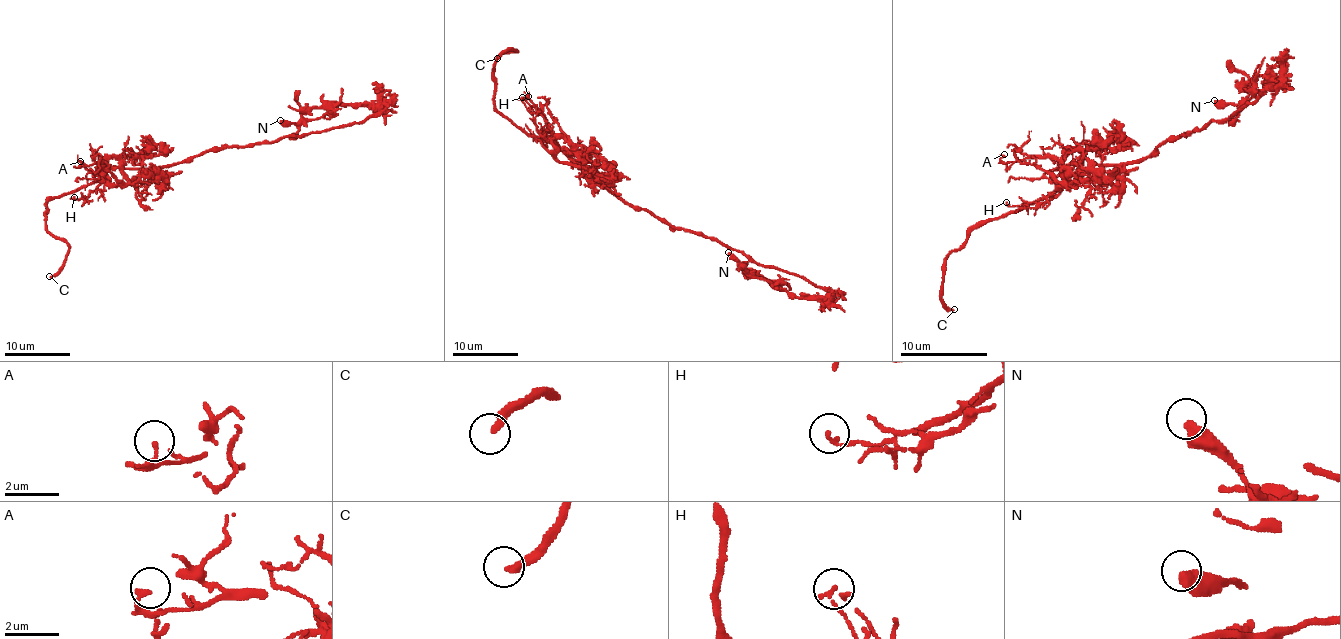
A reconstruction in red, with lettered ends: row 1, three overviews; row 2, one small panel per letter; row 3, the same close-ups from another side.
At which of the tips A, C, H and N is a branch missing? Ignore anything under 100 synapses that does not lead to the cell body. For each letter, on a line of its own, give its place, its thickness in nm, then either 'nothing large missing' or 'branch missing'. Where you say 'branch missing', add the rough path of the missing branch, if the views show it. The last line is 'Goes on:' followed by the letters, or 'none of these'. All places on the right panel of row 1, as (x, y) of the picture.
A: place (1004, 154); calibre 110 nm; nothing large missing
C: place (954, 309); calibre 280 nm; branch missing; course (954, 309), (965, 314), (993, 316), (1054, 303), (1072, 303), (1096, 325)
H: place (1006, 202); calibre 140 nm; nothing large missing
N: place (1214, 100); calibre 480 nm; nothing large missing
Goes on: C

